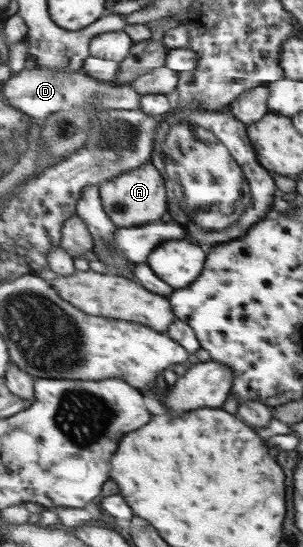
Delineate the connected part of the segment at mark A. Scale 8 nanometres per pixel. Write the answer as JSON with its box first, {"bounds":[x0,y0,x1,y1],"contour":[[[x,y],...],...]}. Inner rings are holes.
{"bounds":[99,163,167,228],"contour":[[[153,163],[126,171],[123,175],[103,183],[99,188],[105,211],[119,228],[144,226],[159,221],[167,213],[165,181]]]}

